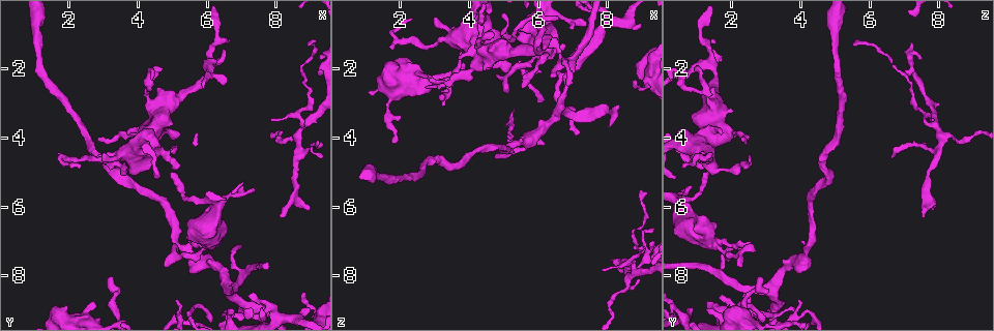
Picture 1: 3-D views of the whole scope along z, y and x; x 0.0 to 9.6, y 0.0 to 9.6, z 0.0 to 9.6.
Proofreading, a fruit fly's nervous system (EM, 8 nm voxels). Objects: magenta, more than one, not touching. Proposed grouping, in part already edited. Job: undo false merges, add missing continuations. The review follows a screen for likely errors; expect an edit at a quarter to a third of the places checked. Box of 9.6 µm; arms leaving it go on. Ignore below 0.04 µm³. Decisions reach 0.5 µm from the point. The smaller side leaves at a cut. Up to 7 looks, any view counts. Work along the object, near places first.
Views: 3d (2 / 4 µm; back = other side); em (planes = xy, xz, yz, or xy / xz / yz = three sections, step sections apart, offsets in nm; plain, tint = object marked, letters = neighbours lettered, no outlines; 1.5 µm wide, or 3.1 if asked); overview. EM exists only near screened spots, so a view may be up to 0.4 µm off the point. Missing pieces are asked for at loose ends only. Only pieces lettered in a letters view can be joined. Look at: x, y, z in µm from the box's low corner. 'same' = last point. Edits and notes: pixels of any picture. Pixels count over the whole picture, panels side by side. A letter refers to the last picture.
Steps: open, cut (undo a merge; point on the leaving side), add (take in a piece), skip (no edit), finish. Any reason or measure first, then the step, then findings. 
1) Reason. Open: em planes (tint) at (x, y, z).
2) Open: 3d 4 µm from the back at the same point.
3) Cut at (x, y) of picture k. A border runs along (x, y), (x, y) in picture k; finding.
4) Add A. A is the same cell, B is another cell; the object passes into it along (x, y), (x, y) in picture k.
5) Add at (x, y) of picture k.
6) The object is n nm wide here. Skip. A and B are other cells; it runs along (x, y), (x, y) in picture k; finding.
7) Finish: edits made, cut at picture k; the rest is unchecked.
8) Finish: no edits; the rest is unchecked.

Open: 3d 4 µm at (6.45, 1.45, 1.45).

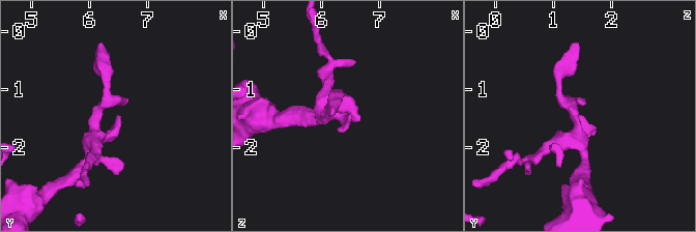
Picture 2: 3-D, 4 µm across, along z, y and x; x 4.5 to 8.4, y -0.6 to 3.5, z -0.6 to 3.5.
Shape alone is not enough. Open: em yz step 8 (letters) at (6.50, 1.45, 1.50).

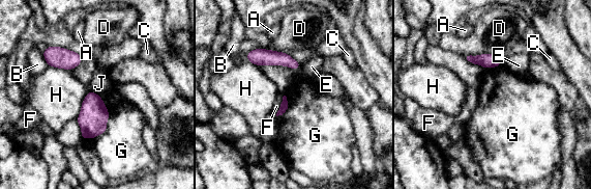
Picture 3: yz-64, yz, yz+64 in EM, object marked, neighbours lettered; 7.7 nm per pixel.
Skip. A, B, C, D, E, F, G, H and J are other cells; a border runs along (106, 105), (106, 130), (83, 139) in picture 3; no lettered piece goes on from it.

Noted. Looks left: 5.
A narrow waist. Open: em planes (letters) at (5.10, 4.95, 1.15).

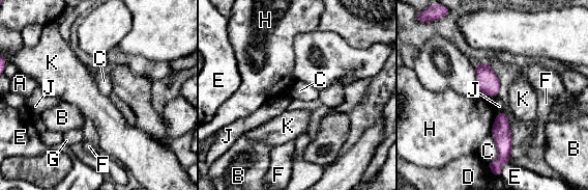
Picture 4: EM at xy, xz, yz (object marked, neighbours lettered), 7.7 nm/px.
The object is 180 nm wide here. Skip. A, B, C, D, E, F, G, H, J and K are other cells; a border runs along (502, 111), (497, 113) in picture 4; all the same neuron.

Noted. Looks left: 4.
An open end. Open: 3d 2 µm at (8.95, 8.90, 0.75).

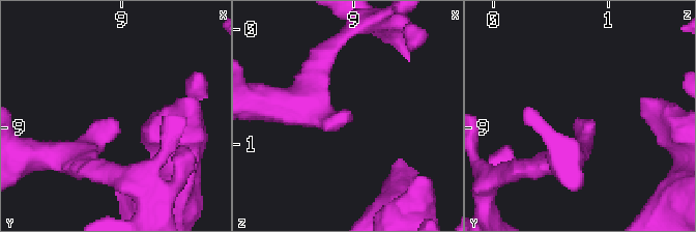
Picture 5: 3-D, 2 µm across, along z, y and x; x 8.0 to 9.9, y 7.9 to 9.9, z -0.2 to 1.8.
Shape alone is not enough. Open: em planes (letters) at (8.96, 8.96, 0.70).

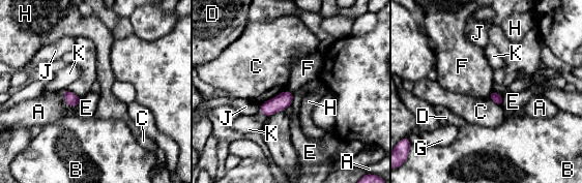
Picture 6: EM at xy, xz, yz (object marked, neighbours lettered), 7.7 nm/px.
Skip. A, B, C, D, E, F, G, H, J and K are other cells; a border runs along (286, 90), (292, 93) in picture 6; no lettered piece goes on from it.

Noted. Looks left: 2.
Finish: no edits; the rest is unchecked.

